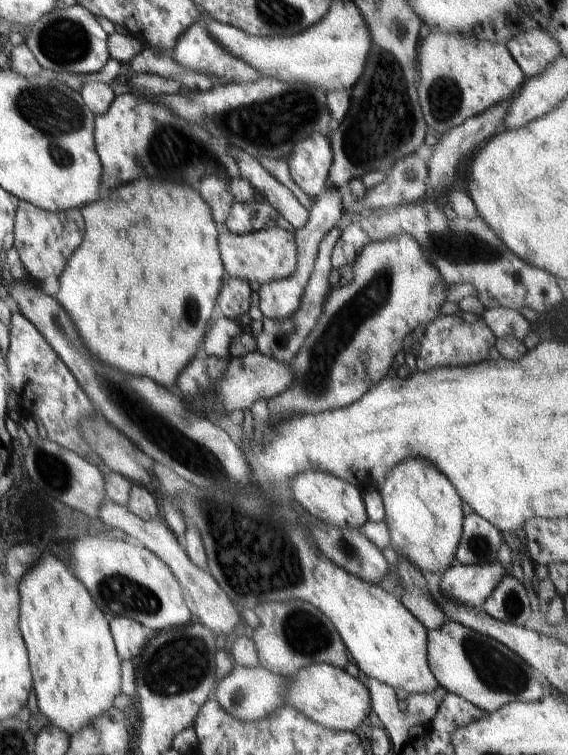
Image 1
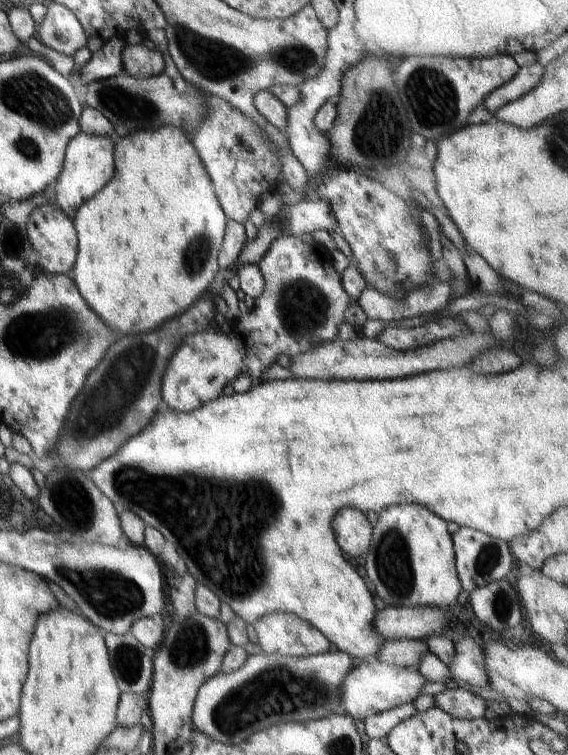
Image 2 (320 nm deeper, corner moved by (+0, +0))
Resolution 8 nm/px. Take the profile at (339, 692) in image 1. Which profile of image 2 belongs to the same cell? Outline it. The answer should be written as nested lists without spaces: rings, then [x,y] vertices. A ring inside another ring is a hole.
[[[370,659],[358,668],[353,668],[341,683],[342,714],[364,720],[367,716],[412,703],[421,694],[424,682],[424,677],[416,667],[402,667]]]

